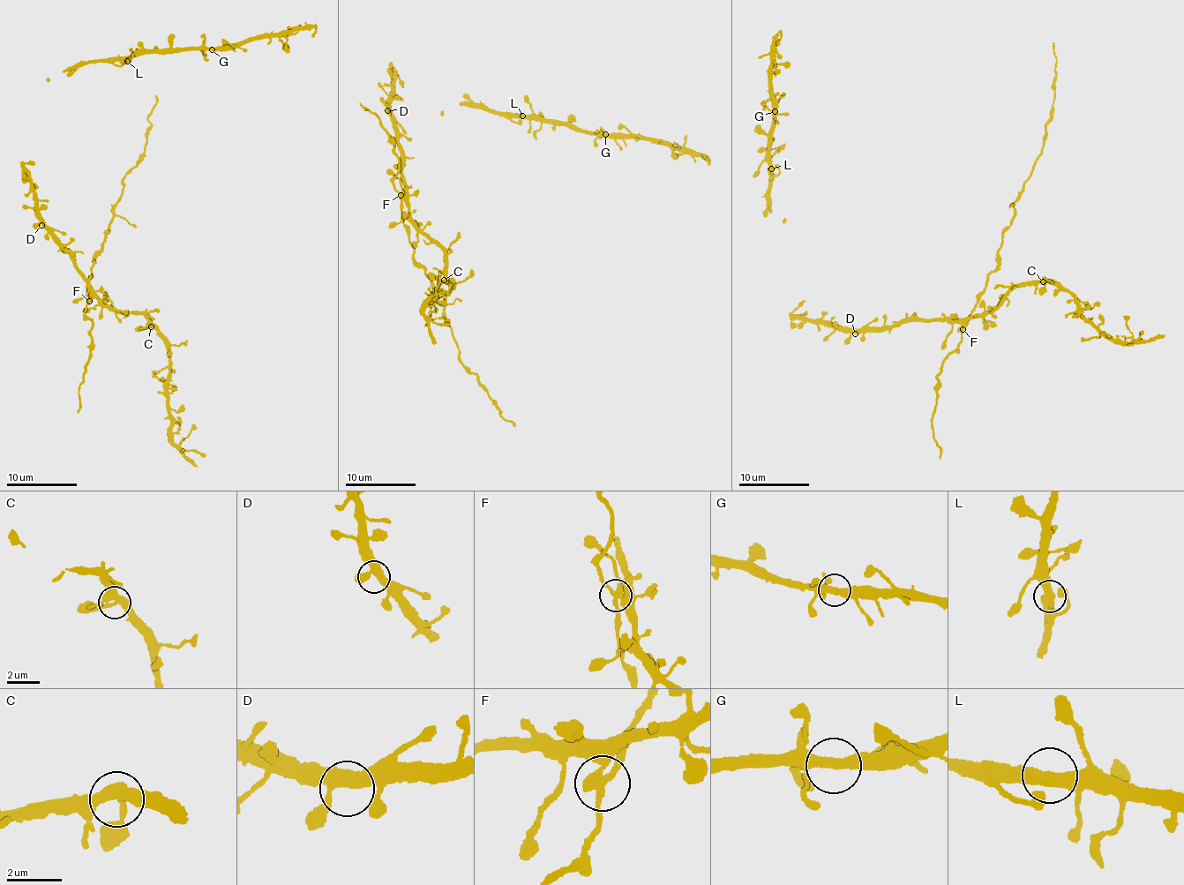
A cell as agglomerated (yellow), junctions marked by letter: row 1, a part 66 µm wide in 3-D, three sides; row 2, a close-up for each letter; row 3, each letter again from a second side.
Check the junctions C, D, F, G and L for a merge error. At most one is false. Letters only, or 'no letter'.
no letter

